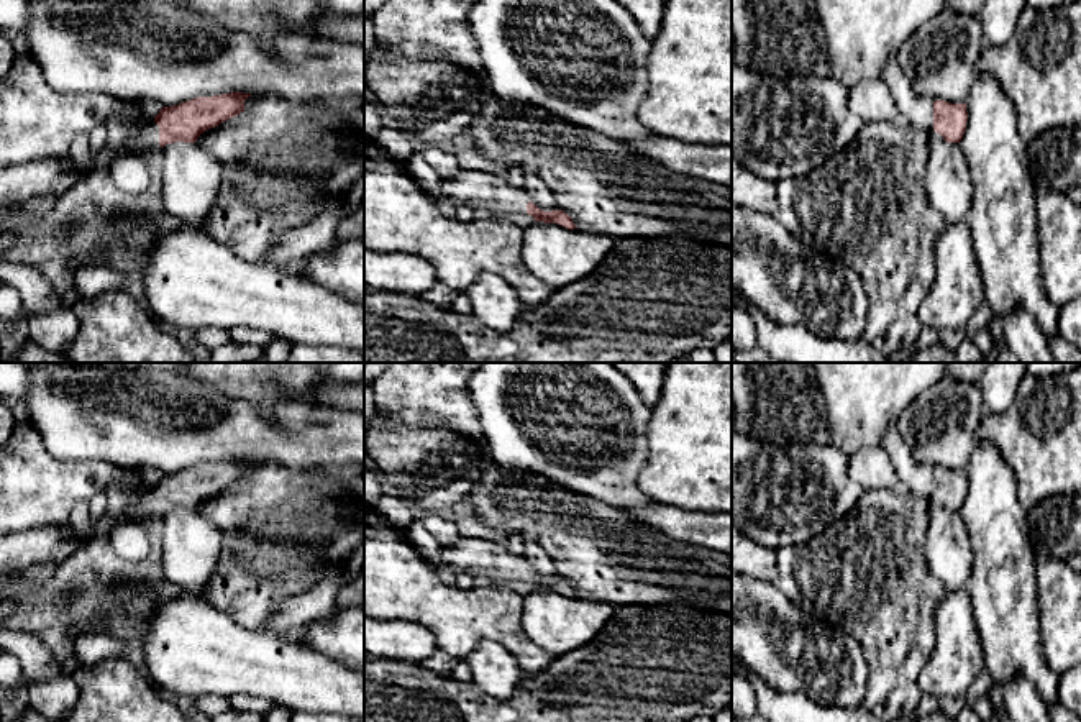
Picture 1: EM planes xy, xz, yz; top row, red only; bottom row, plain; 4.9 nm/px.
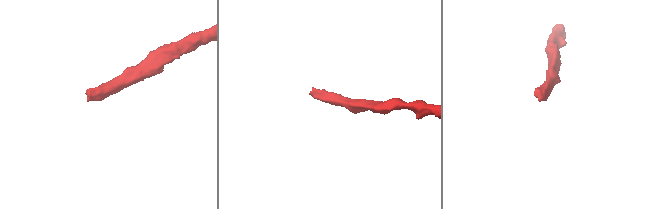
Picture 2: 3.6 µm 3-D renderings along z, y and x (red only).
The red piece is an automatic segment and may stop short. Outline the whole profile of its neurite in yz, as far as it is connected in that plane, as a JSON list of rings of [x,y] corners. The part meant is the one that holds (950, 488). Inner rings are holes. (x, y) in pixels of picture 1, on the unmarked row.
[[[933,469],[933,499],[946,510],[960,510],[968,489],[966,471]]]

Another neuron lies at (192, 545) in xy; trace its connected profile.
[[[171,510],[162,515],[161,543],[164,579],[185,592],[205,594],[226,543],[220,527],[195,510]]]

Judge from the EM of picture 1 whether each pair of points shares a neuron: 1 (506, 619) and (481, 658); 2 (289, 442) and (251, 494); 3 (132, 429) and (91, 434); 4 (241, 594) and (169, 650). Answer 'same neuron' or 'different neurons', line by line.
1: different neurons
2: different neurons
3: same neuron
4: different neurons

